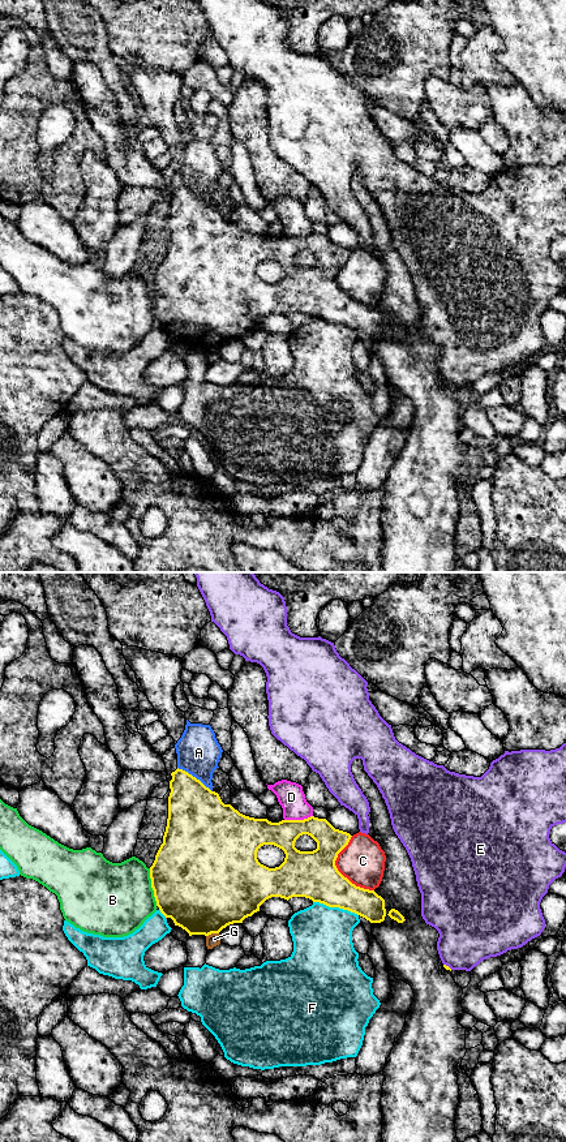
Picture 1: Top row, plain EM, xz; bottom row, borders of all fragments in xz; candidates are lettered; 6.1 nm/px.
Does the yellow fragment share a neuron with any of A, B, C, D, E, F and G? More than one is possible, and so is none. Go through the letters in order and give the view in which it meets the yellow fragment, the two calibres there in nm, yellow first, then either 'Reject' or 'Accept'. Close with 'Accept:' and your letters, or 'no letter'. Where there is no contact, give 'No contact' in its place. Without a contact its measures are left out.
A: Touches yellow in xz. Thickness 360 nm (yellow) against 260 nm. Reject
B: Touches yellow in xz. Thickness 500 nm (yellow) against 460 nm. Reject
C: Touches yellow in xz. Thickness 300 nm (yellow) against 280 nm. Reject
D: Touches yellow in xz. Thickness 170 nm (yellow) against 160 nm. Reject
E: Touches yellow in xz. Thickness 20 nm (yellow) against 380 nm. Reject
F: Touches yellow in xz. Thickness 300 nm (yellow) against 360 nm. Reject
G: Touches yellow in xz. Thickness 500 nm (yellow) against 80 nm. Reject
Accept: no letter

